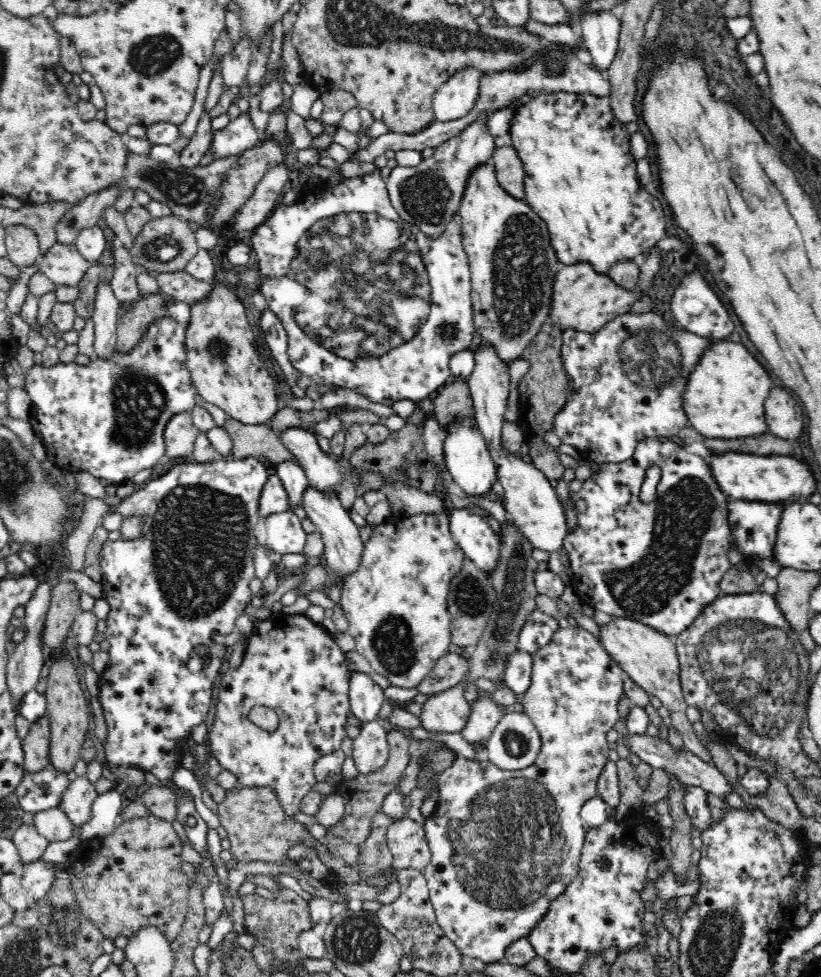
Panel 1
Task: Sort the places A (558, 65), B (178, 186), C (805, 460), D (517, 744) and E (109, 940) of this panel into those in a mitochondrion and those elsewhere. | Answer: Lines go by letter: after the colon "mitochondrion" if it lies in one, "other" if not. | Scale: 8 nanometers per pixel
A: mitochondrion
B: mitochondrion
C: other
D: mitochondrion
E: other

